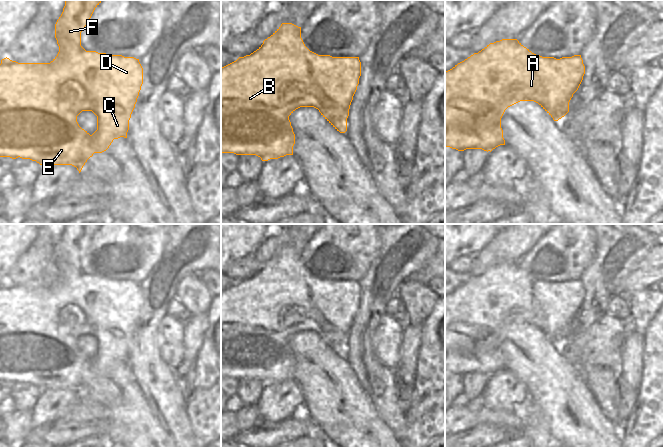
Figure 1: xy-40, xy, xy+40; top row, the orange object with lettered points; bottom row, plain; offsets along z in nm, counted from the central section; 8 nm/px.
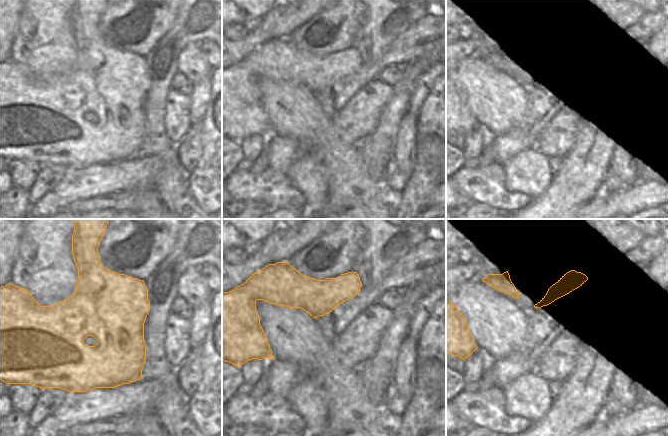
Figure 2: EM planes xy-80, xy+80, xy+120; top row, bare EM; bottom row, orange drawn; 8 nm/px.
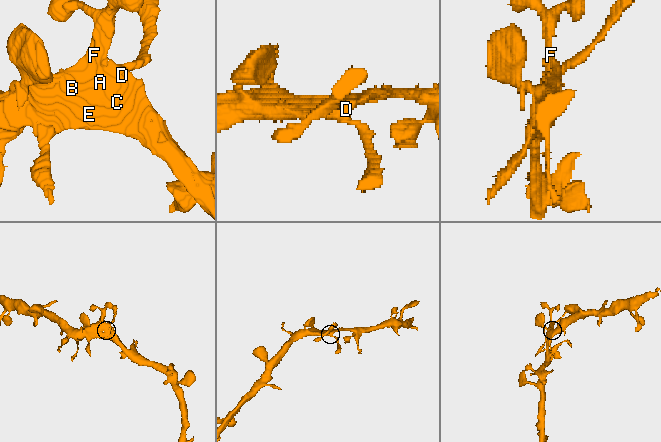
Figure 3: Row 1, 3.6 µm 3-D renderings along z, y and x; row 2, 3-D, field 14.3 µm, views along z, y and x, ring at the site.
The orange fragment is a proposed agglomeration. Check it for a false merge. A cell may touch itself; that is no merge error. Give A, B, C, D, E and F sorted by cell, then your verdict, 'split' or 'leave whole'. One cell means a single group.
A B C D E F; leave whole

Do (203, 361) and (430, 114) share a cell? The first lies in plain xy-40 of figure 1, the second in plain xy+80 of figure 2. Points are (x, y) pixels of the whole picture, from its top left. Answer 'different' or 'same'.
same

